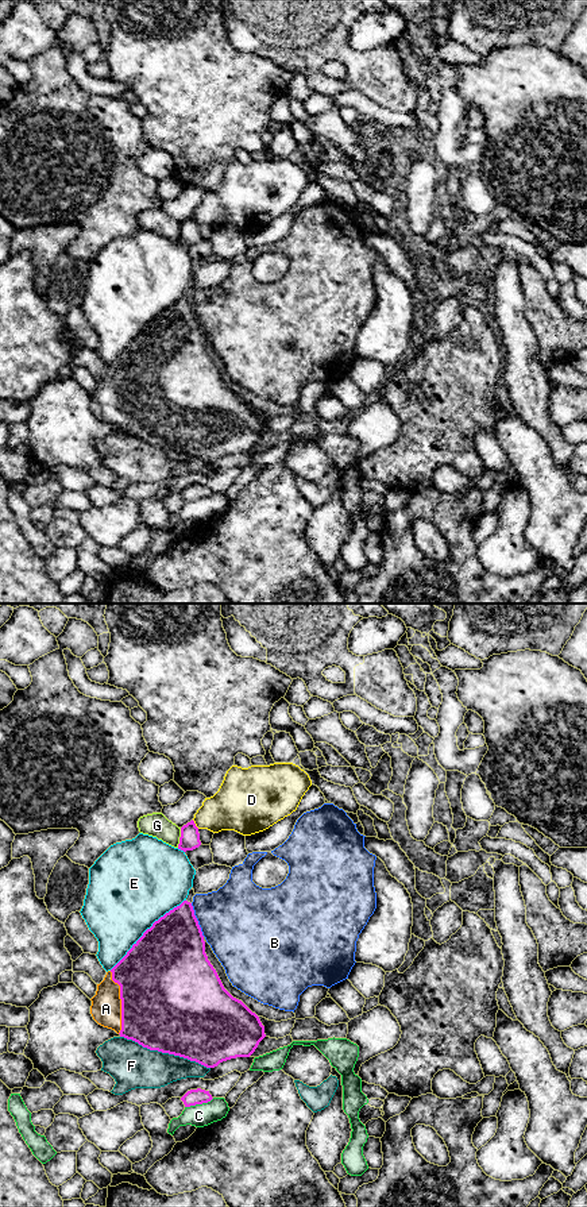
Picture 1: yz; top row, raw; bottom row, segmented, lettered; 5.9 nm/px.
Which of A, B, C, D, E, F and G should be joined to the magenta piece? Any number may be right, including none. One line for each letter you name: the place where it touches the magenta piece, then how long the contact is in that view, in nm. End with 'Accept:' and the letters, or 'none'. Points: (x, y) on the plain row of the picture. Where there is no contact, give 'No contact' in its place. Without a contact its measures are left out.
A: Touches magenta at yz (122, 397). Shared border 380 nm
Accept: A

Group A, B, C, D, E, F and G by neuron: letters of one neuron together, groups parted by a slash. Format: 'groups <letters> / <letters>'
groups A / B / C / D / E / F / G

